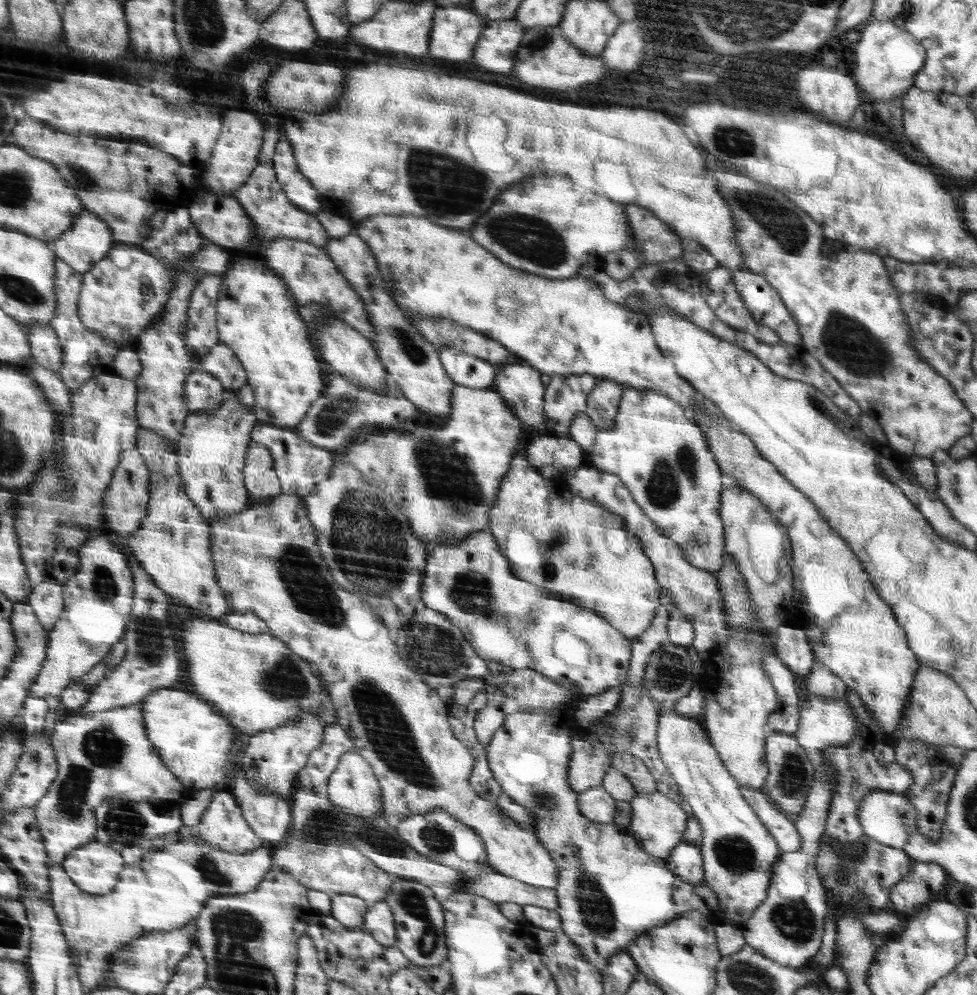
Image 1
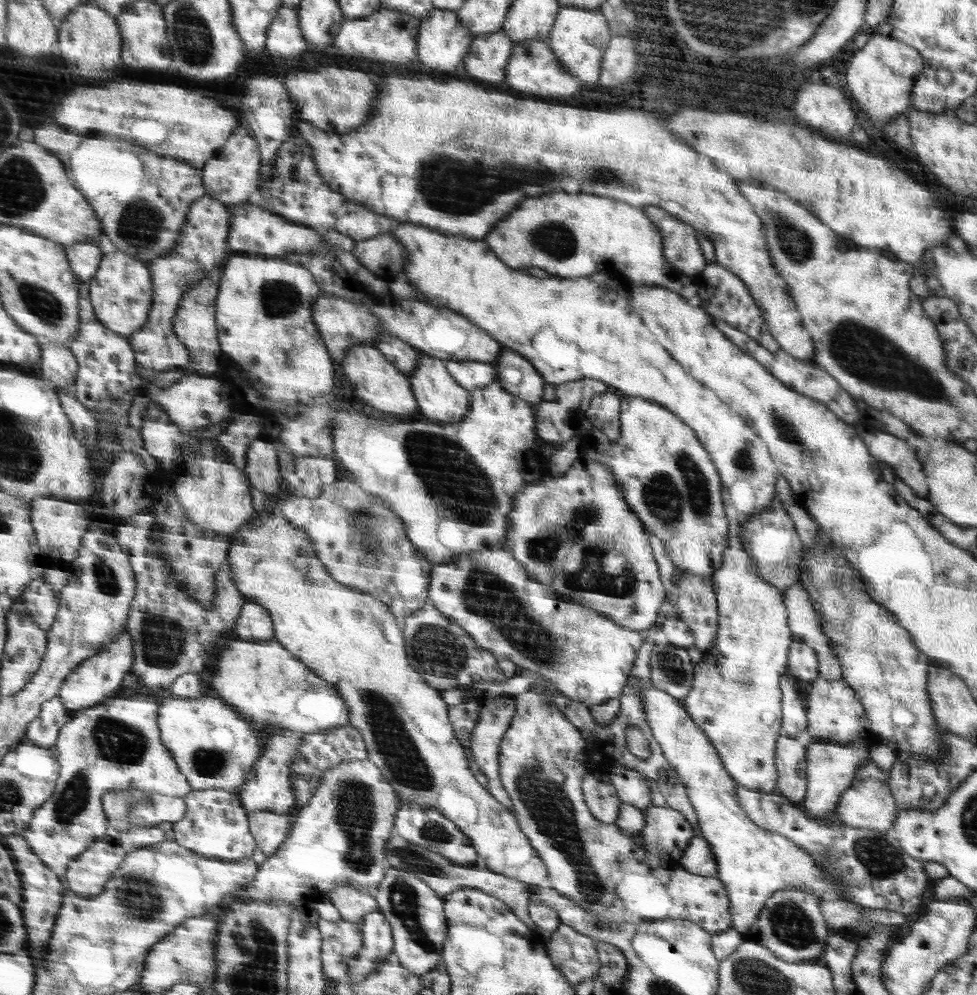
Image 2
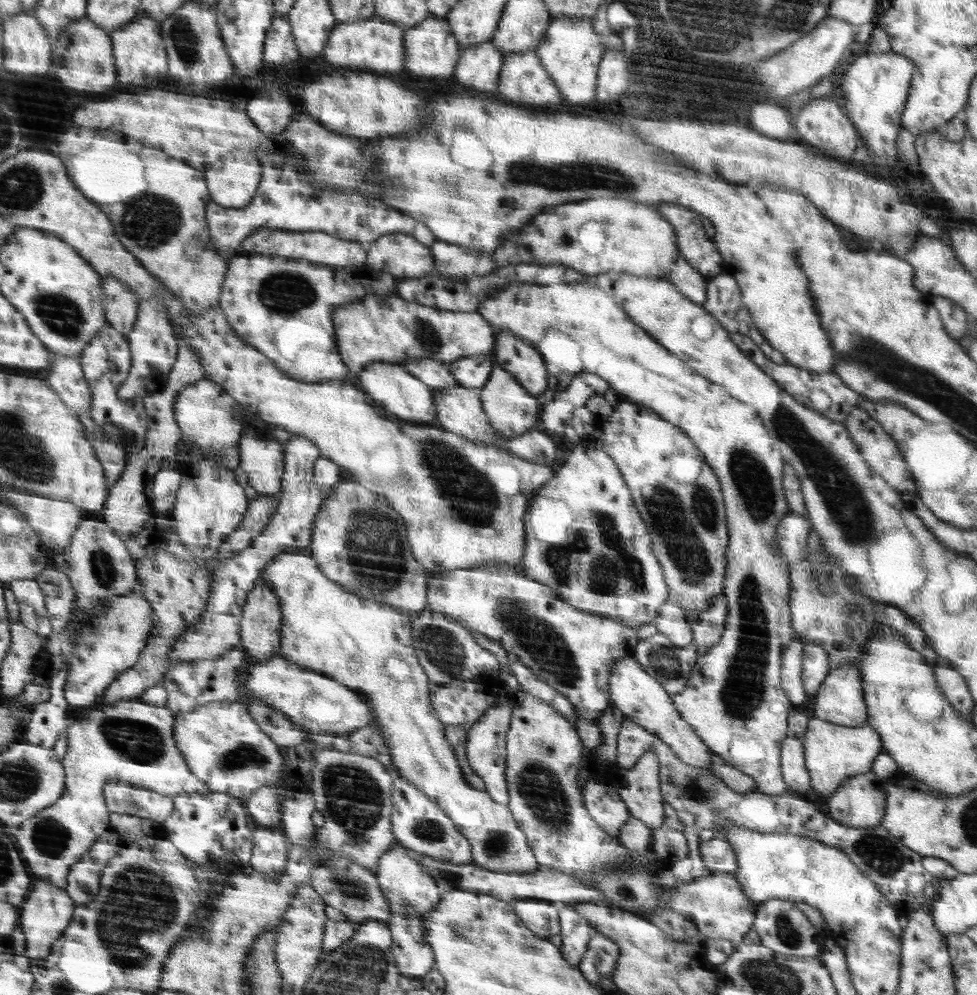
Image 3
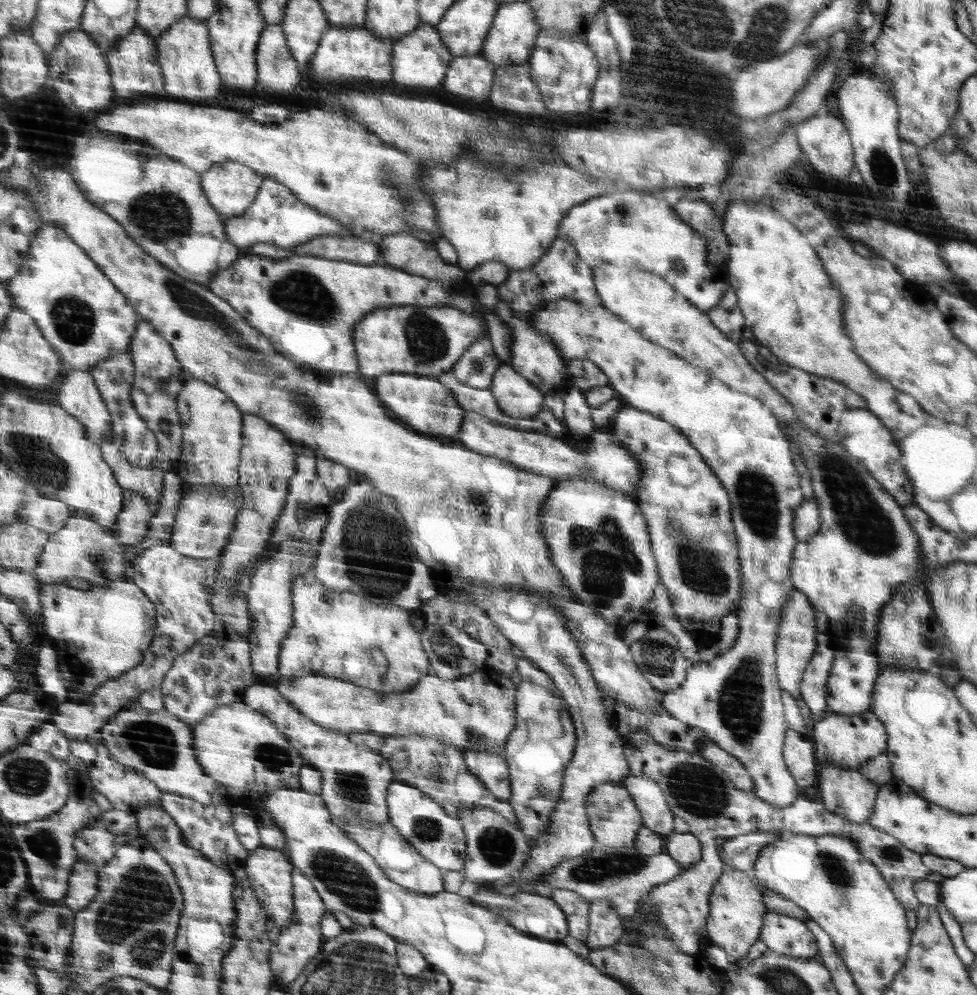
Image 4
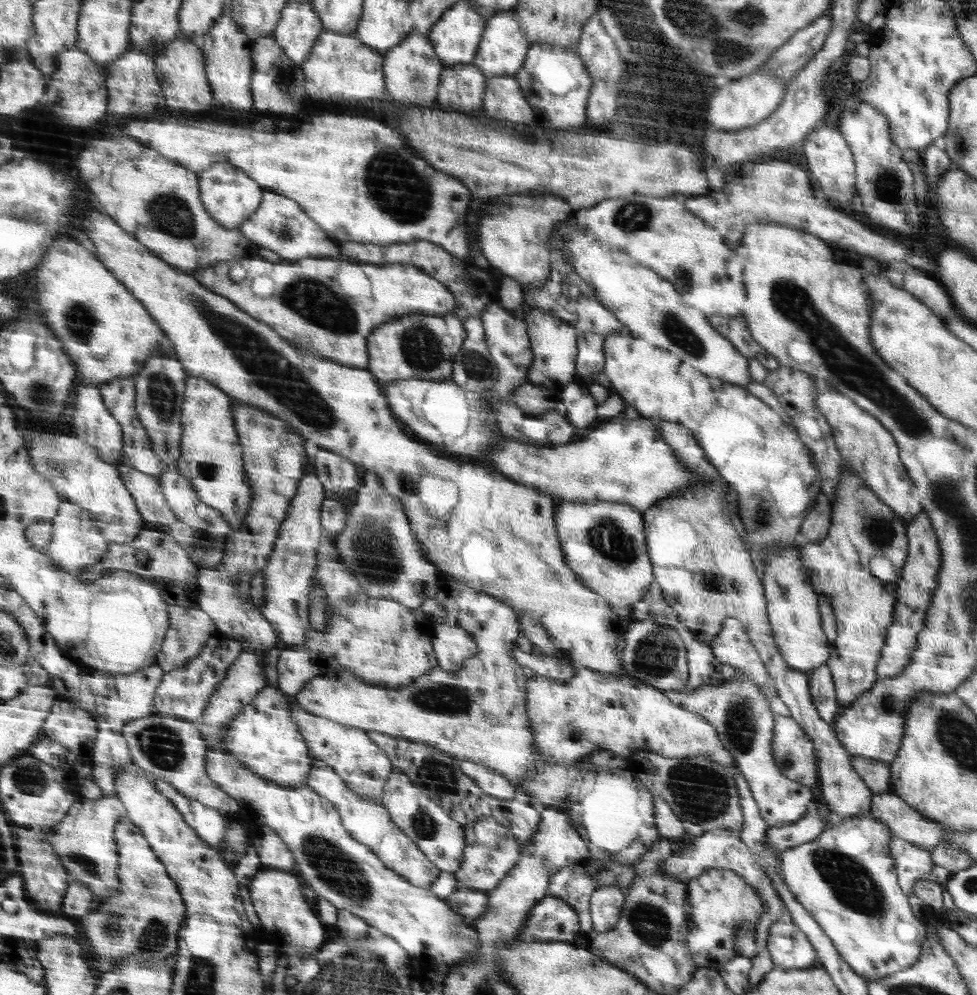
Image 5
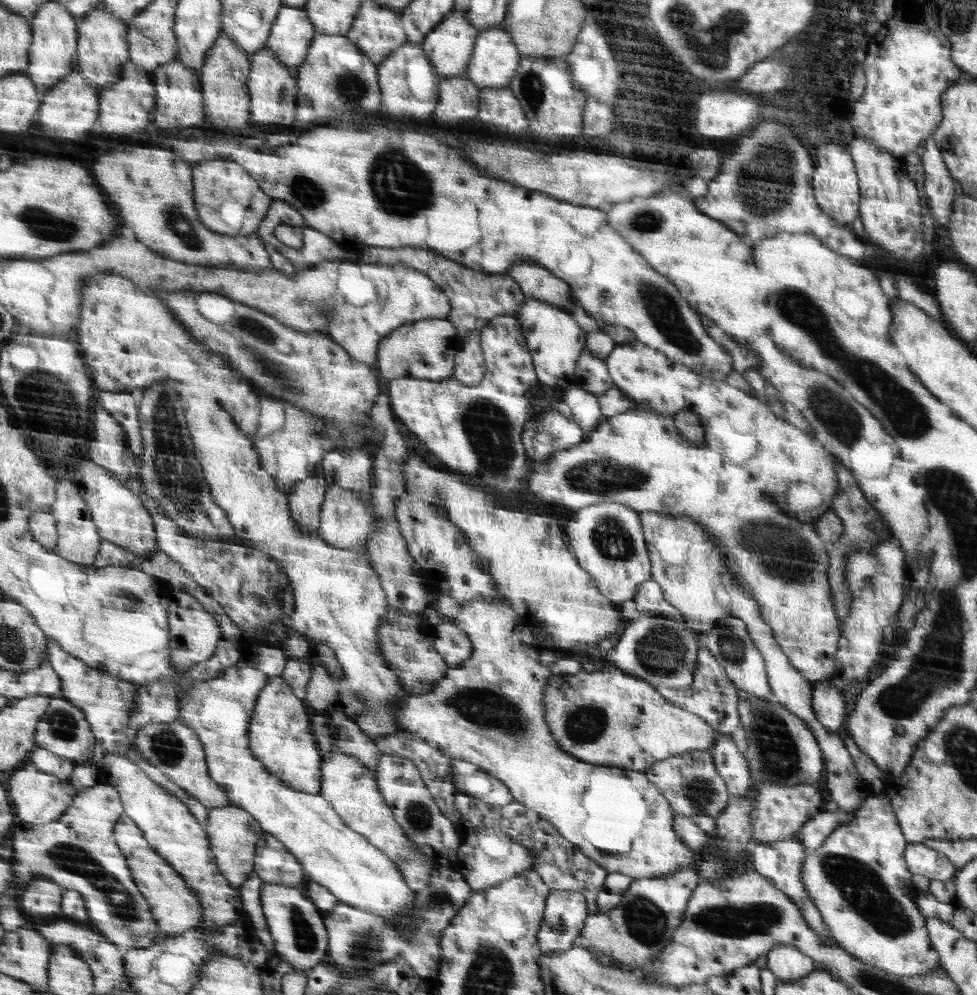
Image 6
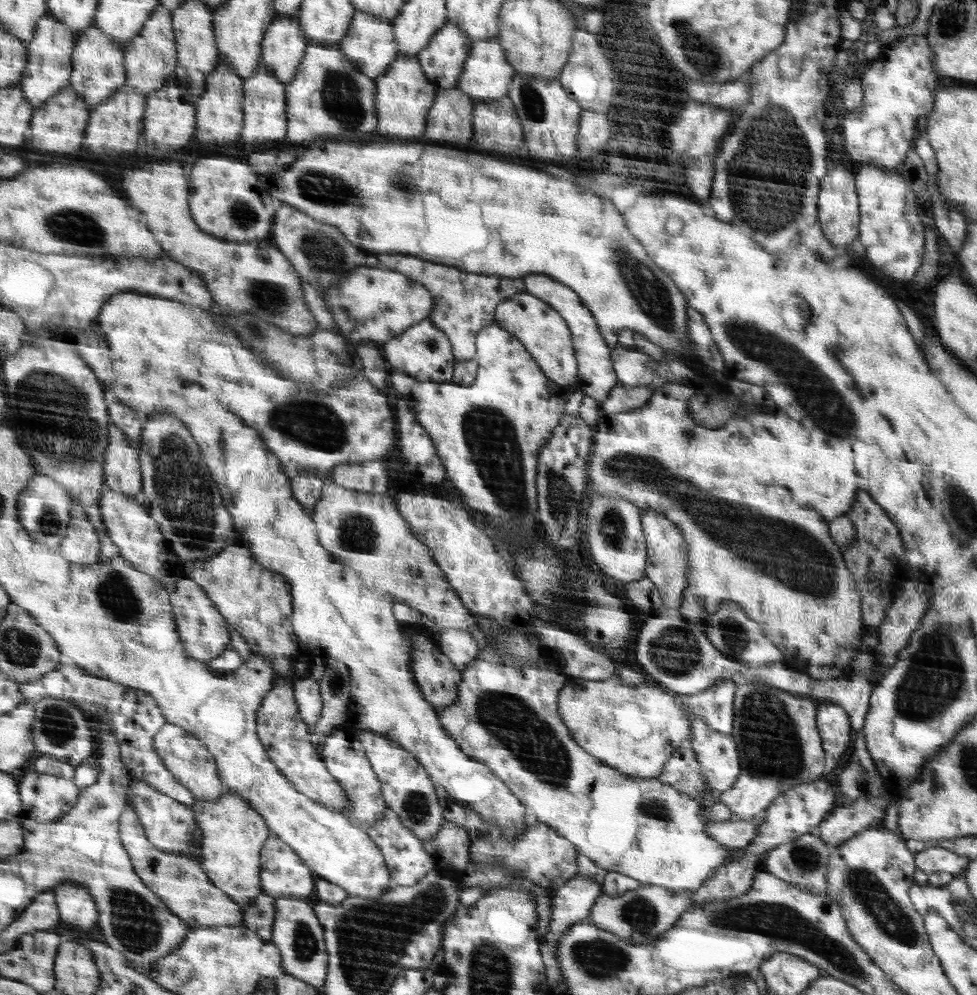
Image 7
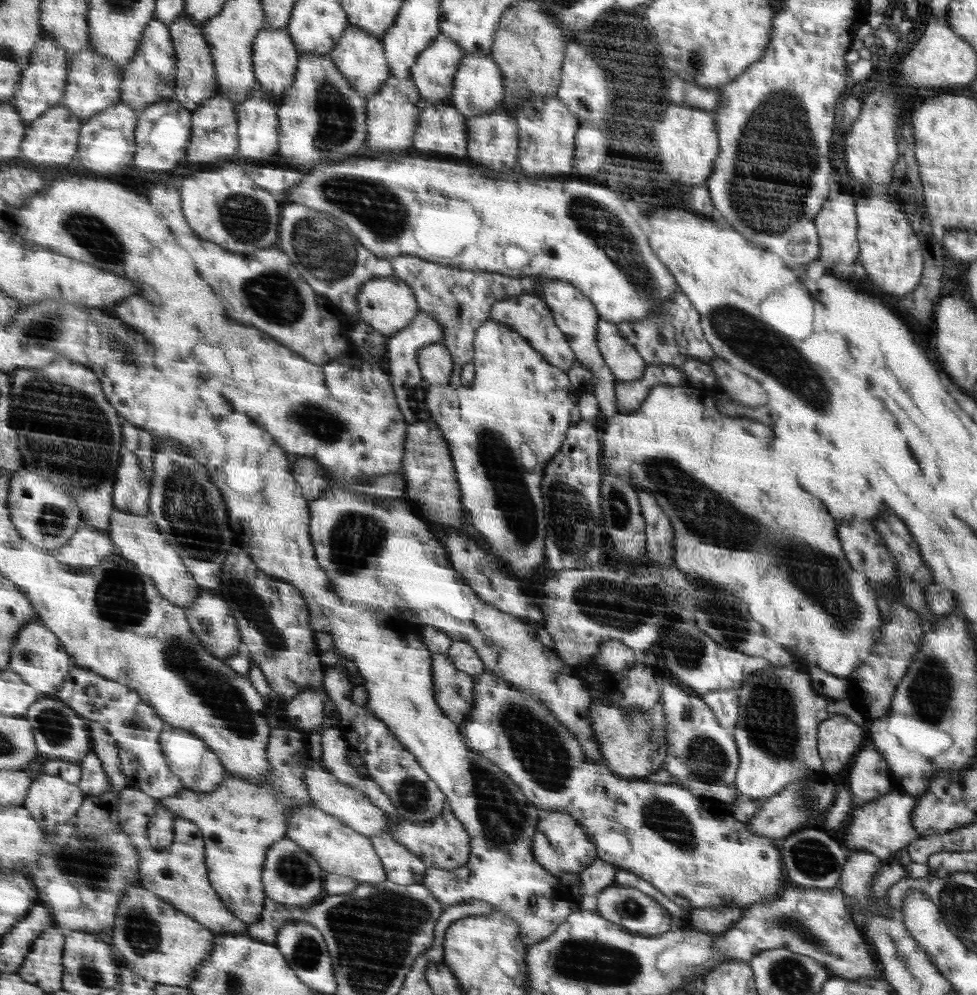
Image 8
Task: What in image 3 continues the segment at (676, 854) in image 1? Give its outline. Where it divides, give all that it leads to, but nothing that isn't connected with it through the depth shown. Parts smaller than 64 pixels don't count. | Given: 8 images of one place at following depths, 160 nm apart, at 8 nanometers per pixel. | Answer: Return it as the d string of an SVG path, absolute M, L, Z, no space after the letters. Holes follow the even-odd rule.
M714 836L700 844L702 859L710 872L733 873L736 870L736 857L730 843L720 836Z

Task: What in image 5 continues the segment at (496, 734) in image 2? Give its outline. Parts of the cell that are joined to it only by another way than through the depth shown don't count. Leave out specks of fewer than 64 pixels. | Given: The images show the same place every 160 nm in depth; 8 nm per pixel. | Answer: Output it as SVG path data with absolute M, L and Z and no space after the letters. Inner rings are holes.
M464 761L461 764L461 771L470 776L470 780L474 780L474 784L478 784L490 796L496 796L498 799L512 799L517 796L516 787L498 770L472 761Z

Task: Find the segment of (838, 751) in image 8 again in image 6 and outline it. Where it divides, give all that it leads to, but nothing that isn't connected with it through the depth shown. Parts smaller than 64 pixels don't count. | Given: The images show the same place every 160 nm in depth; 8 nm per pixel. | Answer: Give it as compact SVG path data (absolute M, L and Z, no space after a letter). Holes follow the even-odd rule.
M829 679L815 683L813 689L813 710L818 722L831 733L838 732L846 720L847 708L844 708L844 699L840 696L840 688Z

